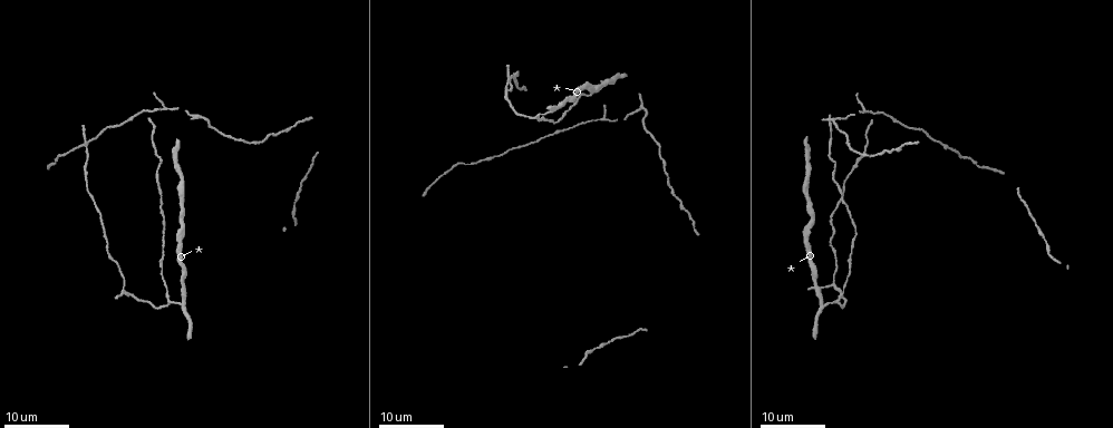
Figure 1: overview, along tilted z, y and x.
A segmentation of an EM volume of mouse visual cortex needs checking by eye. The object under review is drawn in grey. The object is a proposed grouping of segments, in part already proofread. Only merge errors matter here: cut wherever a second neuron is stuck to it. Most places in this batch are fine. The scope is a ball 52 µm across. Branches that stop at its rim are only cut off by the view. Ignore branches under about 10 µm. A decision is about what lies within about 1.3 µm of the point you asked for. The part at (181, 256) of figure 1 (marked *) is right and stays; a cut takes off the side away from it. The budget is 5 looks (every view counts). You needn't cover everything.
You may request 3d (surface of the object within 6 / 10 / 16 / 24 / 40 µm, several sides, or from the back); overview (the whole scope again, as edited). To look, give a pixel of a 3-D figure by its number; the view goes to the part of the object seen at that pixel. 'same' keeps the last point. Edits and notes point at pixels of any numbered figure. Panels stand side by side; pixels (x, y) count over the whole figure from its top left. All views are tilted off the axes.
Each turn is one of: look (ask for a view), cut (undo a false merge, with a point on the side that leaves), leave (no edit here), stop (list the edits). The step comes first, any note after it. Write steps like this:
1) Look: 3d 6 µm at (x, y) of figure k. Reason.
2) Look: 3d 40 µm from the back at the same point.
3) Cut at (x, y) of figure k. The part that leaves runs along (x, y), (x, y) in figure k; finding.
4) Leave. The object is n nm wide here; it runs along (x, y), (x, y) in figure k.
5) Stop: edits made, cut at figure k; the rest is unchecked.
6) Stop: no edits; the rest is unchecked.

Look: 3d 24 µm at (535, 117) of figure 1. Branch point.

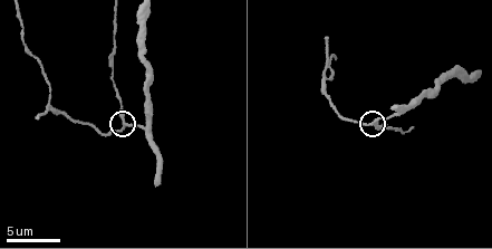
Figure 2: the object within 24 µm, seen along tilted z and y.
Look: 3d 6 µm at (374, 121) of figure 2.

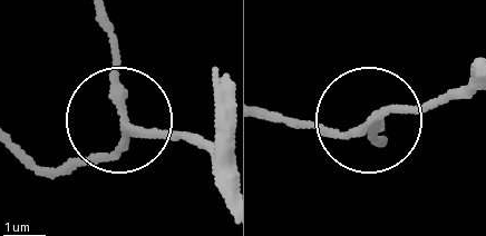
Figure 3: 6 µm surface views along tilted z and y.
Leave. 3 arms meet here; one neuron here.

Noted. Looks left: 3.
Look: 3d 10 µm at (50, 106) of figure 2. Thick turns thin.

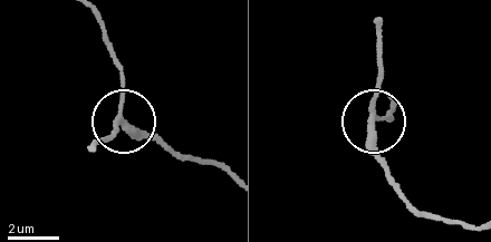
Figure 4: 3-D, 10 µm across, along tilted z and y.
Leave. The object is 220 nm wide here; all the same neuron.

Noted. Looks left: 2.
Look: 3d 16 µm at (564, 128) of figure 1. Calibre changes.

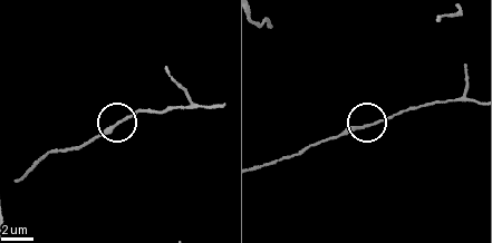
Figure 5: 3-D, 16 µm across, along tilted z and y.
Look: 3d 10 µm at (371, 125) of figure 5.

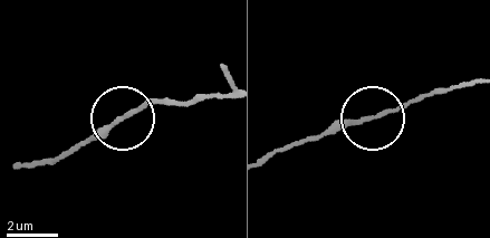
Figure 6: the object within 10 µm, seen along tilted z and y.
Leave. Continuous, no second neuron.

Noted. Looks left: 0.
Stop: no edits; the rest is unchecked.

